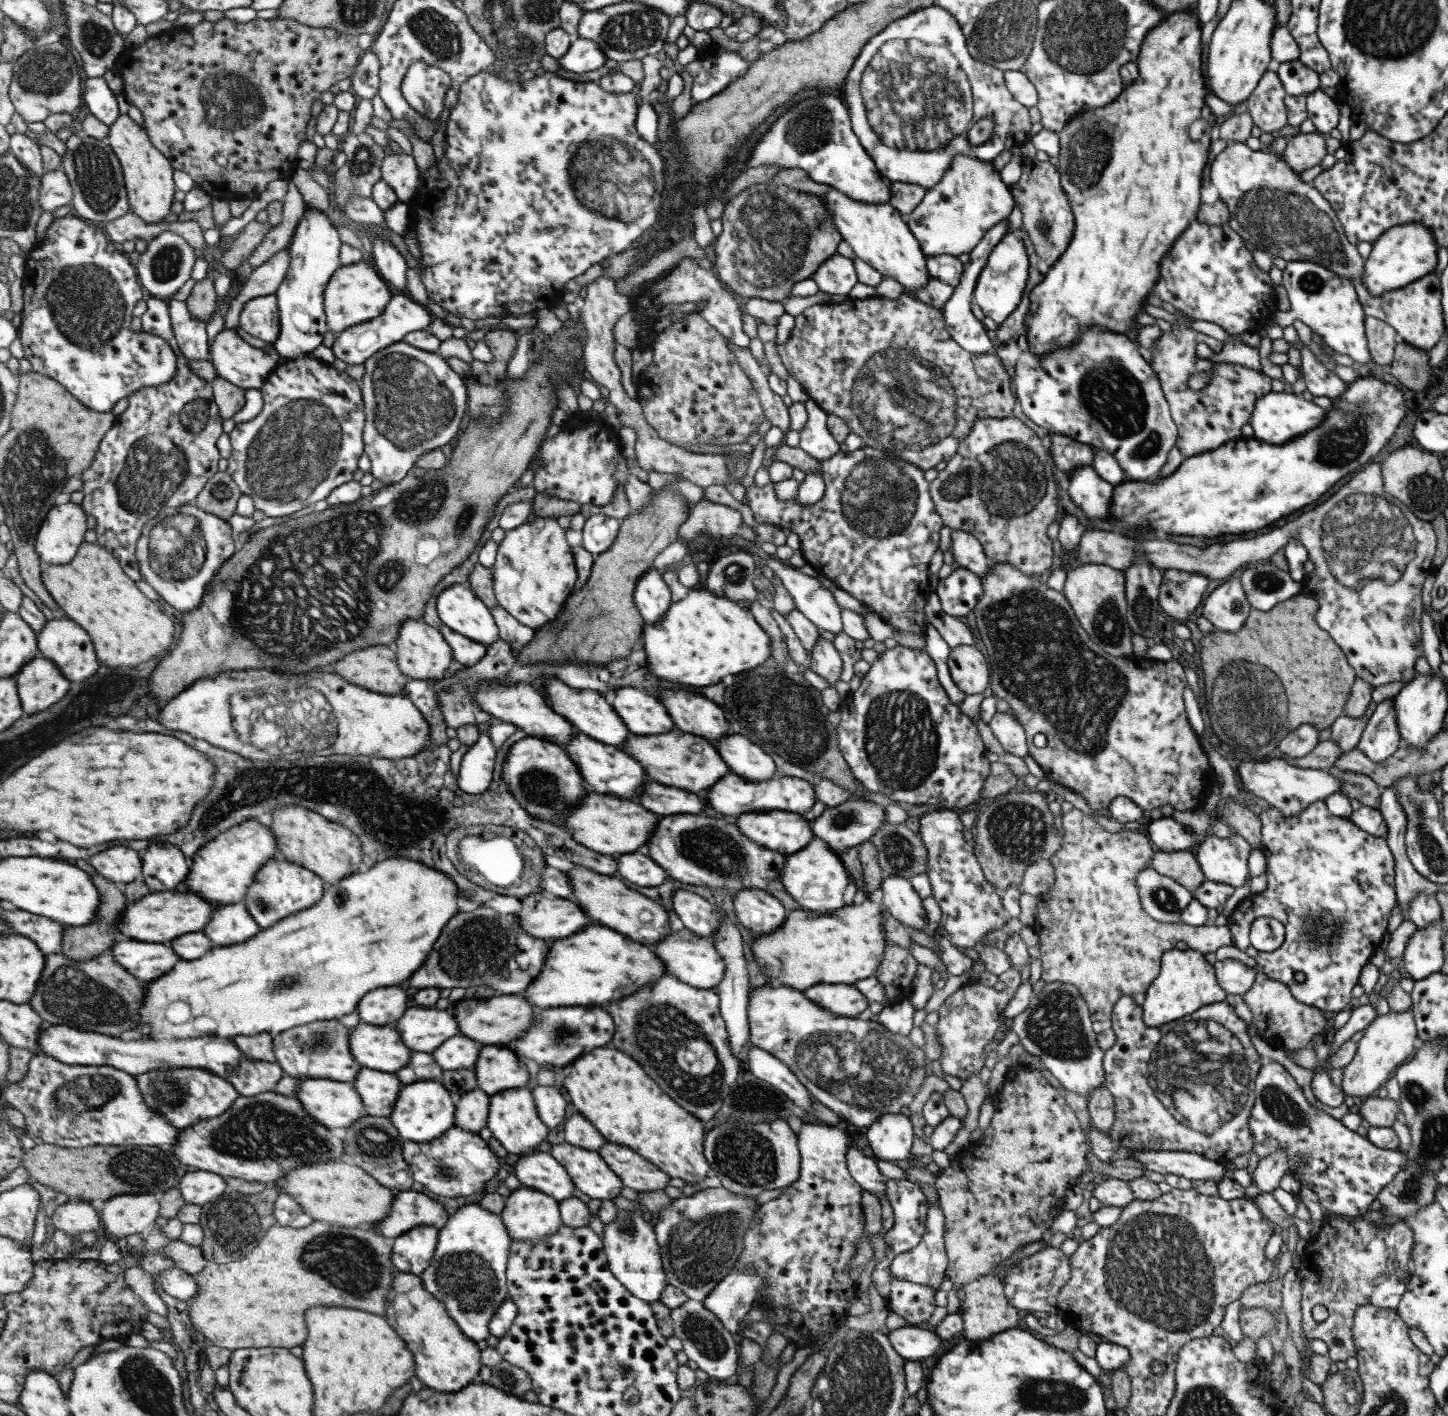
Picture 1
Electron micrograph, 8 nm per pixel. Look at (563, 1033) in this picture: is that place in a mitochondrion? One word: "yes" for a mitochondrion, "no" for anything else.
yes

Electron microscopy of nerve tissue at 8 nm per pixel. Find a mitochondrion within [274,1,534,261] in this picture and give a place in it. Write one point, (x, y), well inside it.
(440, 36)

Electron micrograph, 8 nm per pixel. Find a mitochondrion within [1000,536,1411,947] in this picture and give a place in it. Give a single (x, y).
(1248, 721)

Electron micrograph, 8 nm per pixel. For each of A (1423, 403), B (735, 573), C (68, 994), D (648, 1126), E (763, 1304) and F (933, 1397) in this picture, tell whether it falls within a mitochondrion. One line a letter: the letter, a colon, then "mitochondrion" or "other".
A: other
B: mitochondrion
C: mitochondrion
D: other
E: other
F: other

